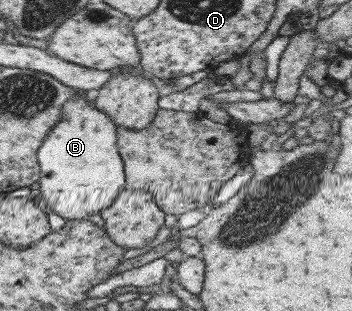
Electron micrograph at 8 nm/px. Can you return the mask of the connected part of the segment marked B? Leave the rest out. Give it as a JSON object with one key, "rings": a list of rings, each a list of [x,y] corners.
{"rings":[[[78,90],[77,94],[79,94],[77,97],[64,102],[59,121],[42,139],[36,151],[39,170],[38,190],[50,211],[65,221],[84,220],[88,214],[98,214],[104,207],[110,206],[114,197],[123,189],[125,181],[116,146],[116,127],[113,120],[110,115],[89,103],[91,93]]]}

